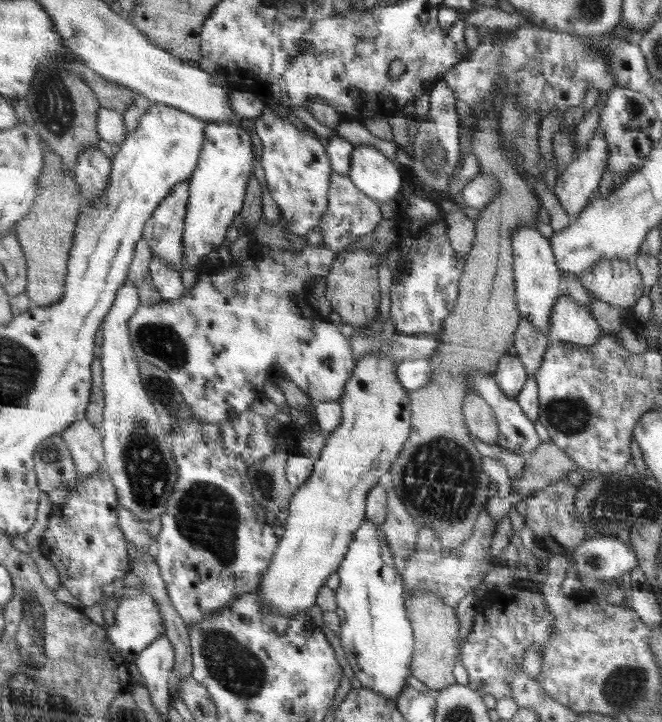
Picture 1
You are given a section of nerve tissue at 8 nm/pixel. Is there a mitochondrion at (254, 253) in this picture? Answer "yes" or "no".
no

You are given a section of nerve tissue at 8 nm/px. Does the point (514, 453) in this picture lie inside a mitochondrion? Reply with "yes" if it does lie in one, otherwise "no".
no

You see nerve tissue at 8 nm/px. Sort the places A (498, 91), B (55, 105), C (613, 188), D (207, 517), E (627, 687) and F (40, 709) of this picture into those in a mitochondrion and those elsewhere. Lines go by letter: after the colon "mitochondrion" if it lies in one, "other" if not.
A: other
B: mitochondrion
C: other
D: mitochondrion
E: mitochondrion
F: mitochondrion

